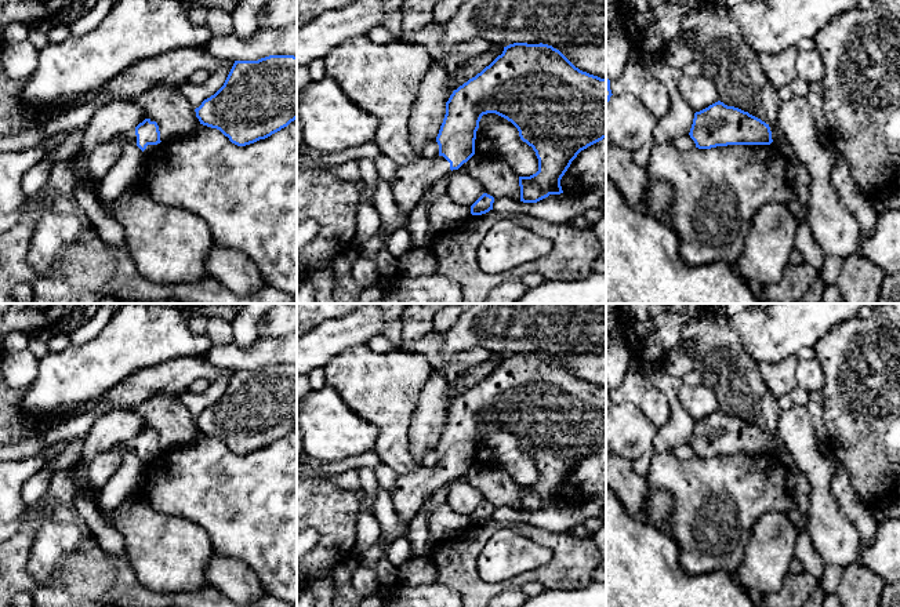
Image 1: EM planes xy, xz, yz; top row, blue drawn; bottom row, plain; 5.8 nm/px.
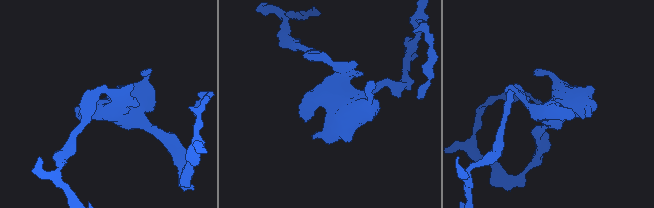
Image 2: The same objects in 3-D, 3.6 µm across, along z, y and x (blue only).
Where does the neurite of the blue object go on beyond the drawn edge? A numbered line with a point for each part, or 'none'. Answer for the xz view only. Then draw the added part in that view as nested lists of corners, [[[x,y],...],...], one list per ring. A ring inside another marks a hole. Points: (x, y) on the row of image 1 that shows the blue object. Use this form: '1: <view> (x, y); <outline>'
1: xz (412, 181); [[[443,156],[422,157],[415,164],[399,167],[396,179],[391,185],[396,206],[404,214],[410,214],[421,200],[424,190],[450,171],[450,163]]]

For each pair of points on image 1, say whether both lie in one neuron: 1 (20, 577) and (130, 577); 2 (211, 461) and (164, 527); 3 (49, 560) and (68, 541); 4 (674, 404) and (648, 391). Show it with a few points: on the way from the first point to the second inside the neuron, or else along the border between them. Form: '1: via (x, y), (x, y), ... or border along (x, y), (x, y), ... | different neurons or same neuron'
1: via (47, 591), (76, 591), (87, 580), (102, 580) | same neuron
2: border along (145, 498), (155, 509), (182, 516), (203, 529) | different neurons
3: via (53, 556), (64, 545) | same neuron
4: border along (648, 378), (667, 399), (668, 418), (659, 428) | different neurons

